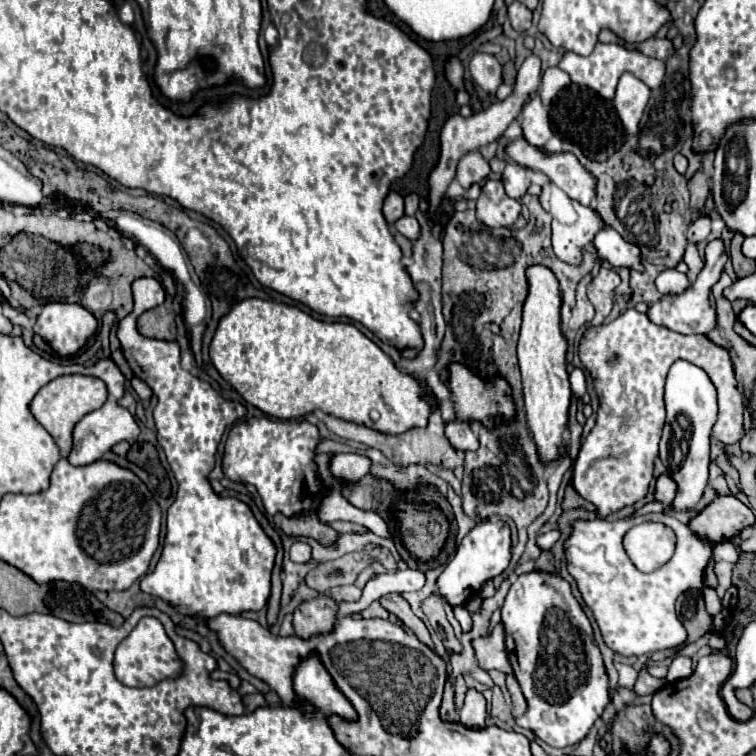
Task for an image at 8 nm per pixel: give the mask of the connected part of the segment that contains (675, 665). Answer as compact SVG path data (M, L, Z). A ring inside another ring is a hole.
M676 656L676 658L672 660L672 666L670 666L666 678L668 678L668 682L678 682L678 680L690 676L690 674L692 674L692 662L690 662L690 658L686 658L686 656Z

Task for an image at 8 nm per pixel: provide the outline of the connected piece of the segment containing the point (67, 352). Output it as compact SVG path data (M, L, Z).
M50 302L42 308L34 332L50 344L58 356L74 356L94 336L98 320L80 304Z

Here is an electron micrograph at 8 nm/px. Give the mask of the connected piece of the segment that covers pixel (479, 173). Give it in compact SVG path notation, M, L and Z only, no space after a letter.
M474 150L460 158L456 180L462 184L462 188L470 188L472 184L482 182L488 174L490 174L488 160L478 150Z

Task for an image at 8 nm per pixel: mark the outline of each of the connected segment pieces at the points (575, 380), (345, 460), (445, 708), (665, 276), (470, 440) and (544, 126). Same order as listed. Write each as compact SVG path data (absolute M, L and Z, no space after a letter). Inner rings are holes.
M574 368L570 374L570 388L572 388L572 396L576 400L580 400L586 394L586 376L580 368Z
M334 454L330 462L330 470L336 478L358 482L362 476L370 472L370 460L358 454Z
M447 680L442 696L442 706L440 706L440 718L444 722L459 722L459 712L456 710L454 702L454 688L452 682Z
M664 270L656 278L656 286L658 286L660 294L680 294L690 288L690 280L686 274L678 272L678 270Z
M454 420L446 424L446 438L450 440L450 444L456 450L468 452L468 450L478 450L478 436L476 432L472 432L468 422L462 420Z
M538 94L524 106L524 110L520 114L520 124L522 124L524 138L532 146L542 146L544 142L550 140L552 130L550 130L548 110L542 106Z

